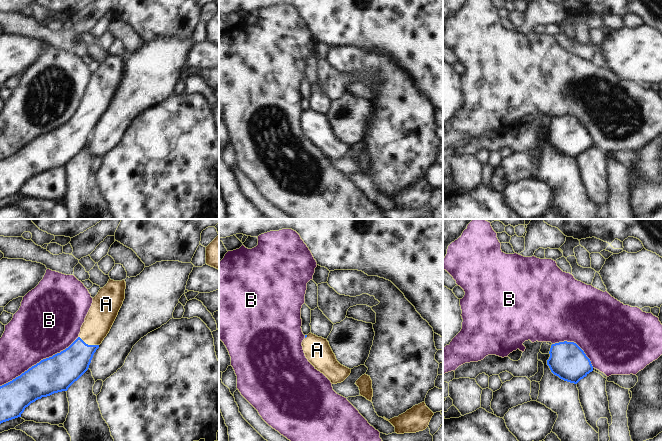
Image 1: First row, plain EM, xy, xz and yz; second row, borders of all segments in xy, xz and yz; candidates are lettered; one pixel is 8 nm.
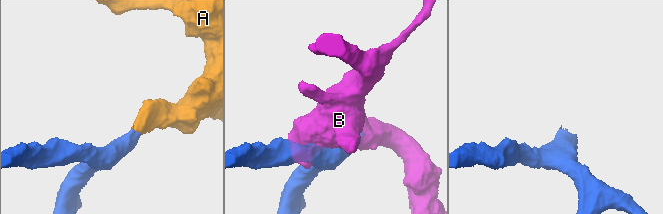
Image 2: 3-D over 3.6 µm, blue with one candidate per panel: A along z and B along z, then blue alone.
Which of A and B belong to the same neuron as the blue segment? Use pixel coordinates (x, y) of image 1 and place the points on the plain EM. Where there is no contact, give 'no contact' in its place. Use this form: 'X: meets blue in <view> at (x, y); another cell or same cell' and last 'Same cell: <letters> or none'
A: meets blue in xy at (89, 121); same cell
B: meets blue in xy at (40, 137); another cell
Same cell: A

